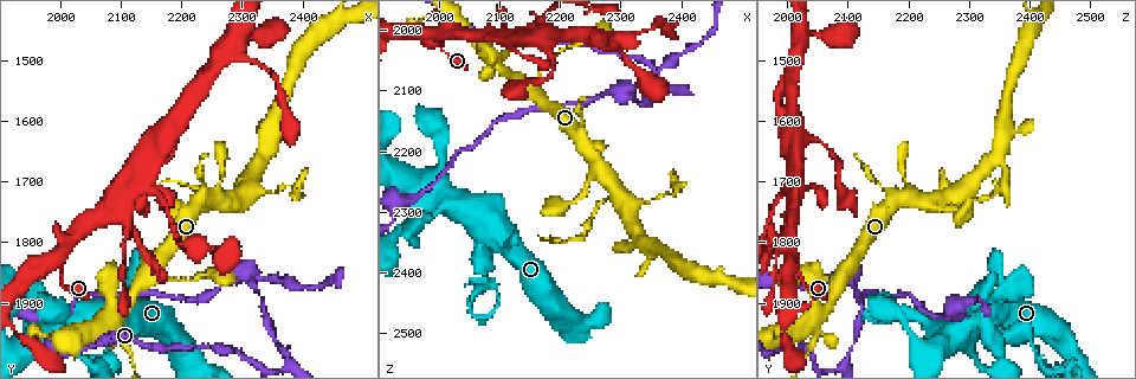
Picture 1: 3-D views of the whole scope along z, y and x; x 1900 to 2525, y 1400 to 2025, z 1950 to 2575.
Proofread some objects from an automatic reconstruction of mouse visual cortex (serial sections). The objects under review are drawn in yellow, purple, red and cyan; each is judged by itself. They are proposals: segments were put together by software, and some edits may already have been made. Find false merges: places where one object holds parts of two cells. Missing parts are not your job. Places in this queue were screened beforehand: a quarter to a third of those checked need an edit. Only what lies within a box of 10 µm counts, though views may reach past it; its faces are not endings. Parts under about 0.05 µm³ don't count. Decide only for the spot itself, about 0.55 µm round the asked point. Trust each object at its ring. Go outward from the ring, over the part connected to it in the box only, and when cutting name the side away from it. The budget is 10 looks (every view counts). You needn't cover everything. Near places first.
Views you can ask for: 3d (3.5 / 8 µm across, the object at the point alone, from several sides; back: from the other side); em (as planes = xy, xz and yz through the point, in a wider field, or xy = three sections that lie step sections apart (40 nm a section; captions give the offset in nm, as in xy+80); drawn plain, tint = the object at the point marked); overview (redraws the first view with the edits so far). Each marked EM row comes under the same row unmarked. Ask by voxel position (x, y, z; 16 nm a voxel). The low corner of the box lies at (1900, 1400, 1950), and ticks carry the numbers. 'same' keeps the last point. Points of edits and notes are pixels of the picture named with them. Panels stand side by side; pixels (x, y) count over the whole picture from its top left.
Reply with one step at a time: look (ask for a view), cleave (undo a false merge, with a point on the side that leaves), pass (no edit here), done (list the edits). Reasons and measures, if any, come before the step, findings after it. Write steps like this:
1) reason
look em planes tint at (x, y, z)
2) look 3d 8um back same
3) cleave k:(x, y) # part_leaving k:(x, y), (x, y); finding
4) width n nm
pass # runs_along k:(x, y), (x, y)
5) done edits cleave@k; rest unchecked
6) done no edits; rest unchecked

thin neck
look 3d 3.5um at (2360, 1970, 2105)

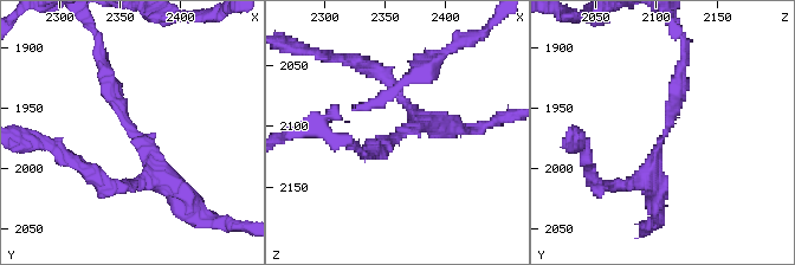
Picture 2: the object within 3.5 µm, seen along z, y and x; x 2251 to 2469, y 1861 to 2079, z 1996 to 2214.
shape alone is not enough
look em xy step 1 tint at (2364, 1972, 2106)

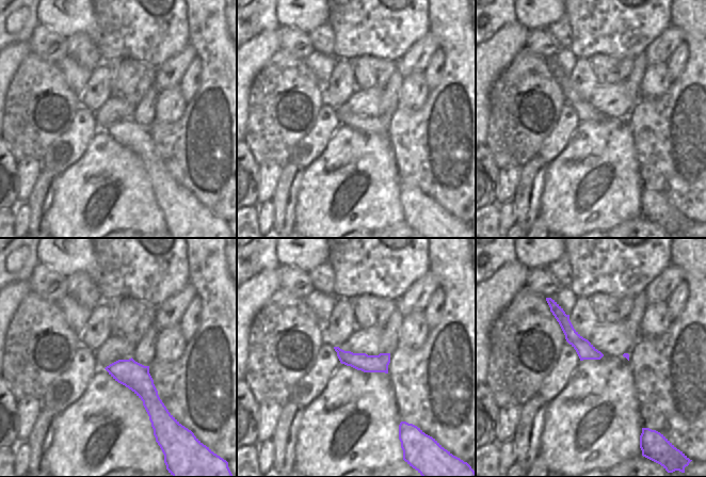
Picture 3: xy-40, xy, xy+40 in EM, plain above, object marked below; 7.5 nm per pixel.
pass # runs_along 3:(551, 303), (571, 334), (597, 356); one cell here

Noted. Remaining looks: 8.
three arms meet
look 3d 3.5um at (2300, 1850, 2110)

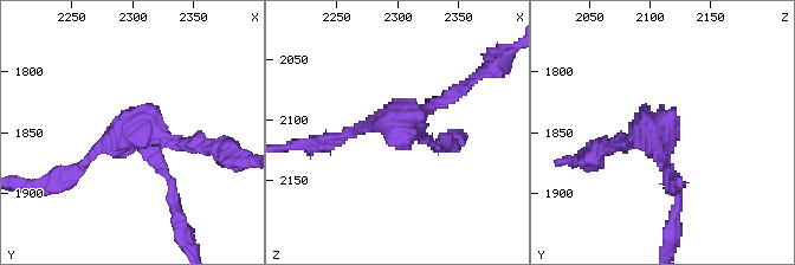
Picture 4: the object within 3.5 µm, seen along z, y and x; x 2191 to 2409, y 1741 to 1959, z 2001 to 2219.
arms 3; arm_widths 100, 150, 150 nm
look em xy step 1 tint at (2300, 1854, 2108)

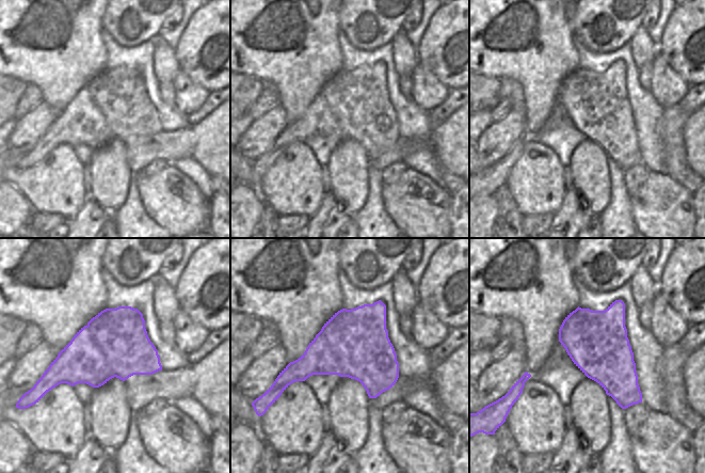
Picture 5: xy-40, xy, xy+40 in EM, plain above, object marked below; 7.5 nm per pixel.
cleave 4:(450, 99) # two cells meet here

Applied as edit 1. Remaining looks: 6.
look overview

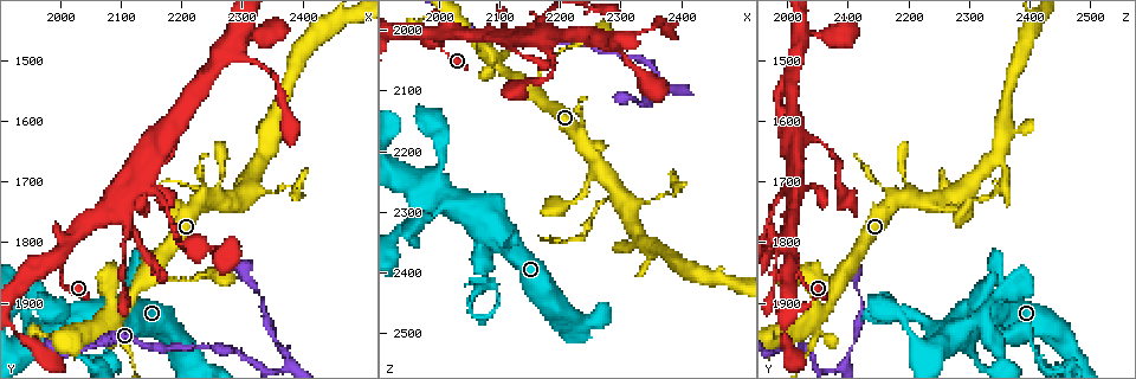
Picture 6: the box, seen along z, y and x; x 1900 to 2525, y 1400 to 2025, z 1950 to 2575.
a fork
look em xy step 1 tint at (2145, 1850, 2090)

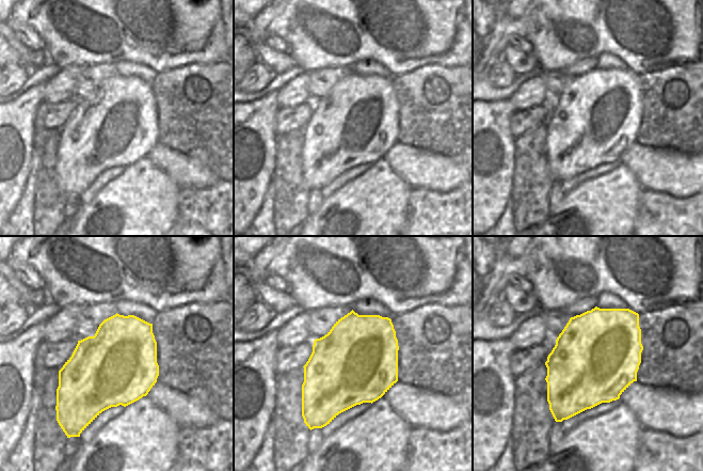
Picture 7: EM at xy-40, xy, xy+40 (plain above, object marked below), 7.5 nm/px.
look 3d 3.5um same

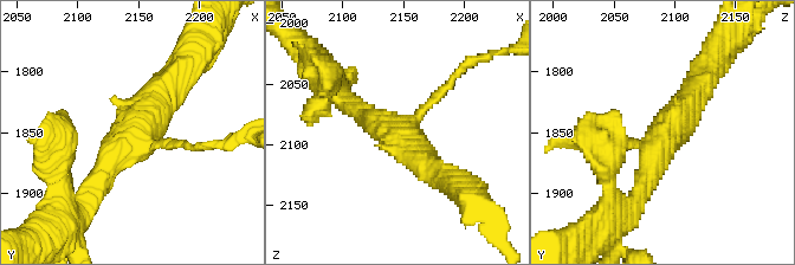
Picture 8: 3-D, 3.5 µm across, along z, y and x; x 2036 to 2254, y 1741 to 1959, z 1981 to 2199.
pass # continuous, no second cell

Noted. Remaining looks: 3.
look 3d 8um at (1995, 1825, 2010)

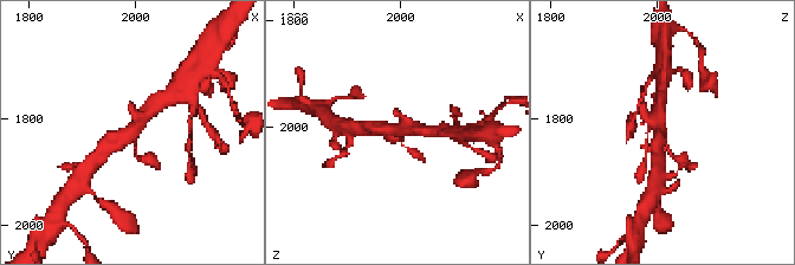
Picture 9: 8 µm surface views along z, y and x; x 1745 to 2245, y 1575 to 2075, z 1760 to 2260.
need the tissue
look em planes tint same

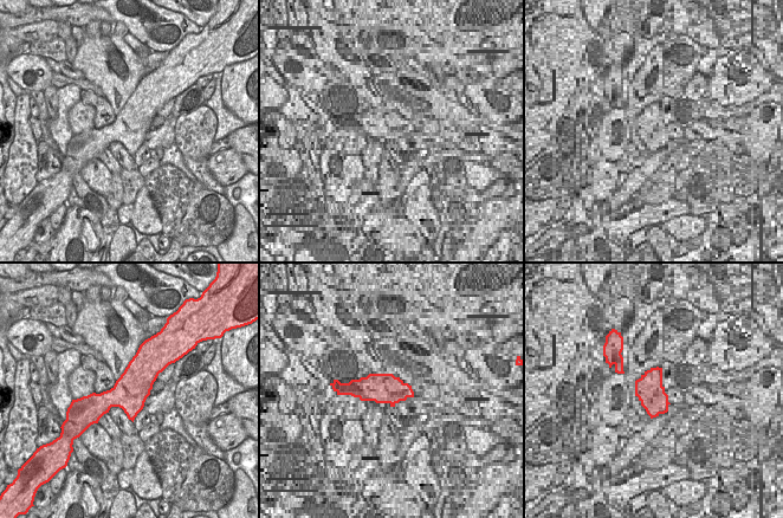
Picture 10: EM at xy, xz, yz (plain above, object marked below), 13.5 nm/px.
pass # runs_along 9:(678, 159), (659, 130), (660, 107); all the same cell

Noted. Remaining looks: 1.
done edits cleave@4; rest unchecked

